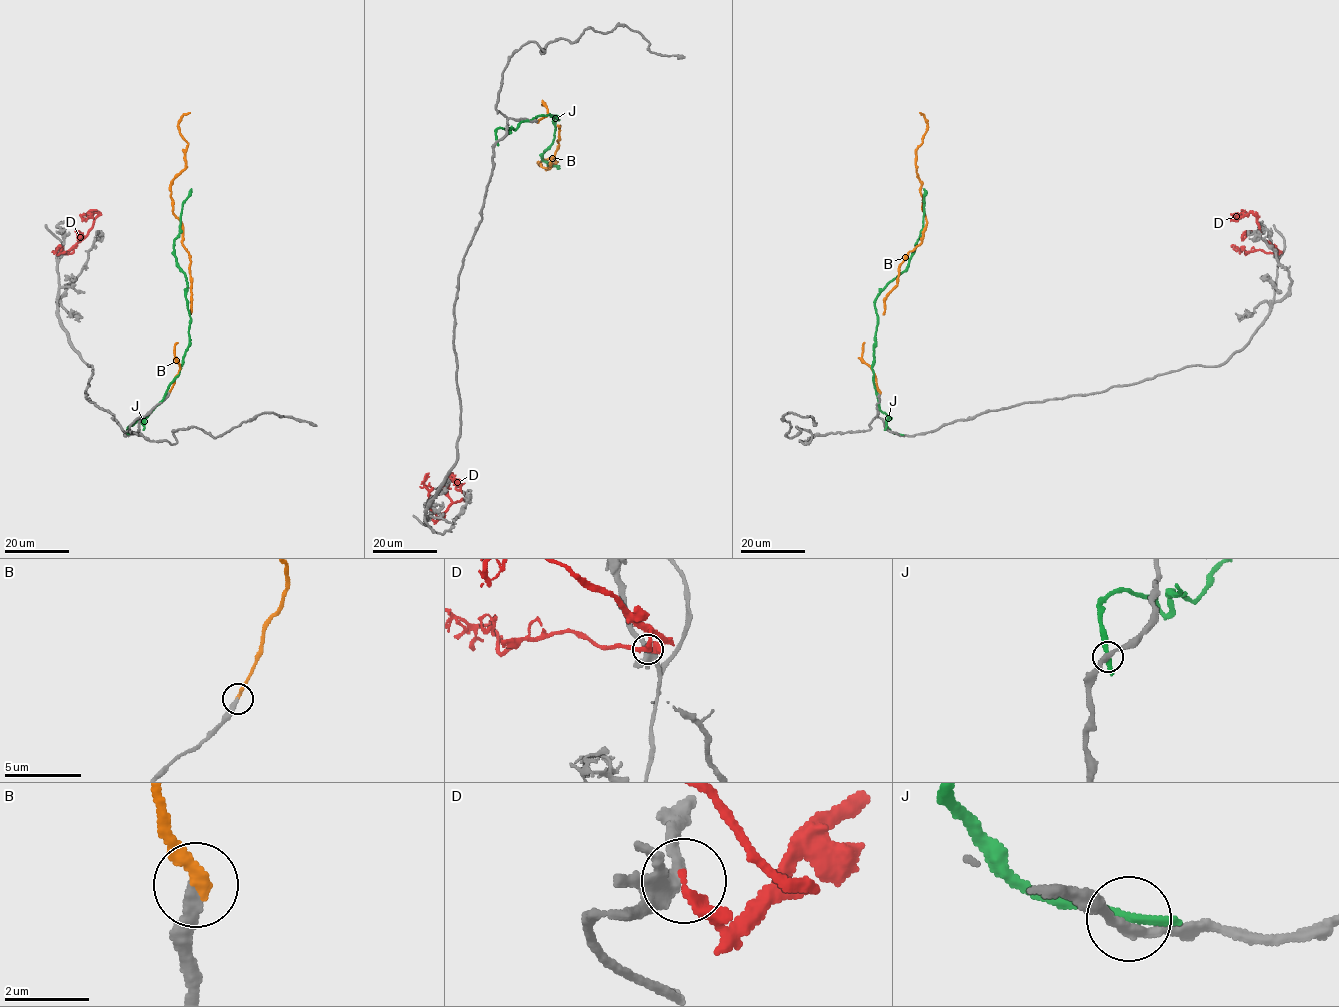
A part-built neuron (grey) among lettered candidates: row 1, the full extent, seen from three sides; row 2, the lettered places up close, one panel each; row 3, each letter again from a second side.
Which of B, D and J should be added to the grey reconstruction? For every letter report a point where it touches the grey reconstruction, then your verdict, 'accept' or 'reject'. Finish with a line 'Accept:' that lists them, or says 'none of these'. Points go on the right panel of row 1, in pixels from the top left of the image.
B: (880, 392) | accept
D: (1276, 253) | reject
J: (899, 434) | reject
Accept: B

